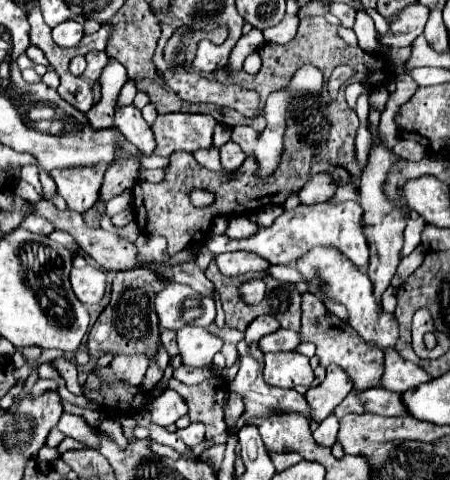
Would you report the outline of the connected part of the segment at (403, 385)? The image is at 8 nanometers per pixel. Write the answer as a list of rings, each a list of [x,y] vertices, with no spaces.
[[[388,347],[384,351],[384,373],[380,377],[384,389],[402,393],[408,387],[418,387],[420,383],[426,383],[430,379],[432,377],[424,373],[418,365],[402,359],[394,347]]]

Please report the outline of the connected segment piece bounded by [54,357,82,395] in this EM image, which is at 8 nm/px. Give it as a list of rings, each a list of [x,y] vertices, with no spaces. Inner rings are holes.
[[[64,357],[54,359],[54,365],[56,365],[56,369],[60,371],[60,375],[66,379],[68,391],[74,393],[74,395],[82,395],[82,387],[80,387],[78,381],[76,381],[76,367],[74,367],[70,361],[66,361]]]

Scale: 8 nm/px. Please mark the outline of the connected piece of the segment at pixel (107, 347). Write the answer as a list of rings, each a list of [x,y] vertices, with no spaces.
[[[140,267],[130,271],[118,271],[114,285],[112,285],[112,297],[106,309],[100,313],[98,321],[92,325],[88,335],[88,351],[94,357],[102,355],[136,355],[146,353],[150,361],[156,361],[156,353],[160,349],[160,323],[154,309],[156,293],[162,291],[168,285],[166,279],[162,279],[154,267]]]

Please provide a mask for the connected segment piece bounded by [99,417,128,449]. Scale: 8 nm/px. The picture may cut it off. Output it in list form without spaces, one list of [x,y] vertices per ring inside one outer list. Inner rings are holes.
[[[107,417],[99,426],[101,431],[104,433],[108,433],[116,444],[120,447],[120,449],[125,449],[128,445],[127,439],[125,438],[120,422],[113,418]]]

